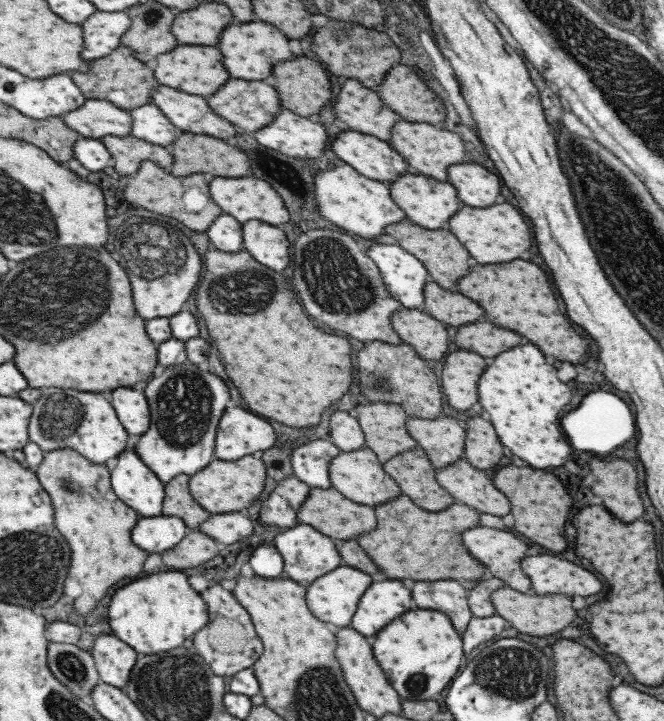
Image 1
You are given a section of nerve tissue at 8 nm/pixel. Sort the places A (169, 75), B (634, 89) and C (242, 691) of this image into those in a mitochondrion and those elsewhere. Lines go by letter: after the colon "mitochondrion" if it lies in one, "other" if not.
A: other
B: mitochondrion
C: other

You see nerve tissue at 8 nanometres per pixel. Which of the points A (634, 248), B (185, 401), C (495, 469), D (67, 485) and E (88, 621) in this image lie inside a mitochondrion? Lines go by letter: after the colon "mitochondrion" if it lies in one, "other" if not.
A: mitochondrion
B: mitochondrion
C: other
D: mitochondrion
E: other

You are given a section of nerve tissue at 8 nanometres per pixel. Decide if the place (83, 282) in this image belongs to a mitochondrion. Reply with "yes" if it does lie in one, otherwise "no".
yes

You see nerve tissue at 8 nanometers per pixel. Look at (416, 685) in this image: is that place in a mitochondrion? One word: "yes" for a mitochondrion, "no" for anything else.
yes

